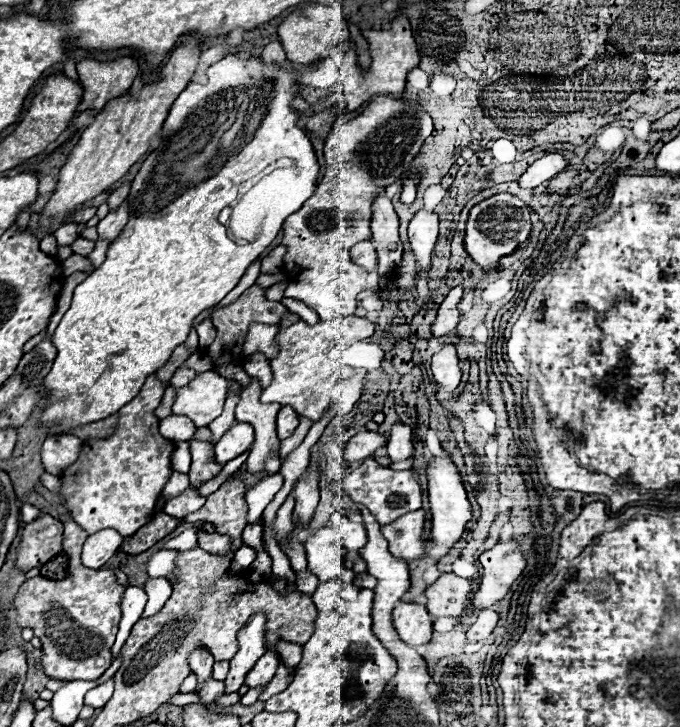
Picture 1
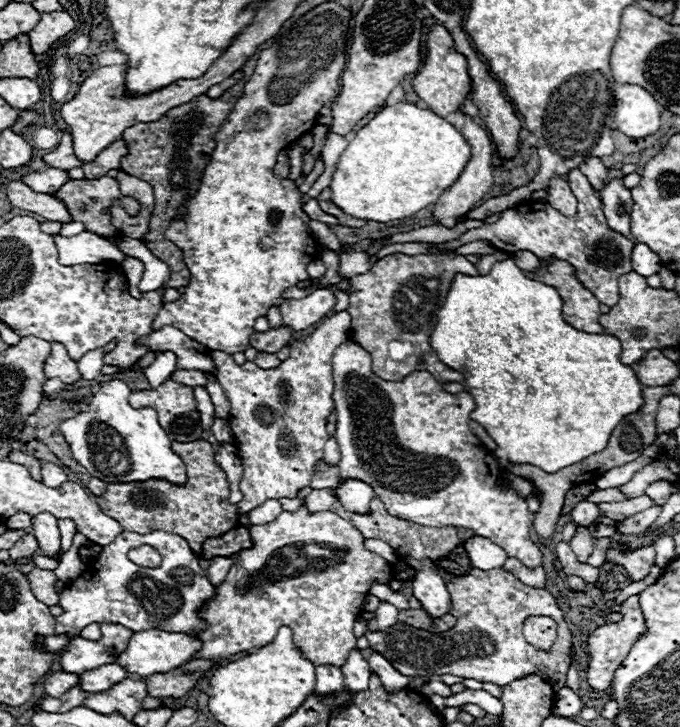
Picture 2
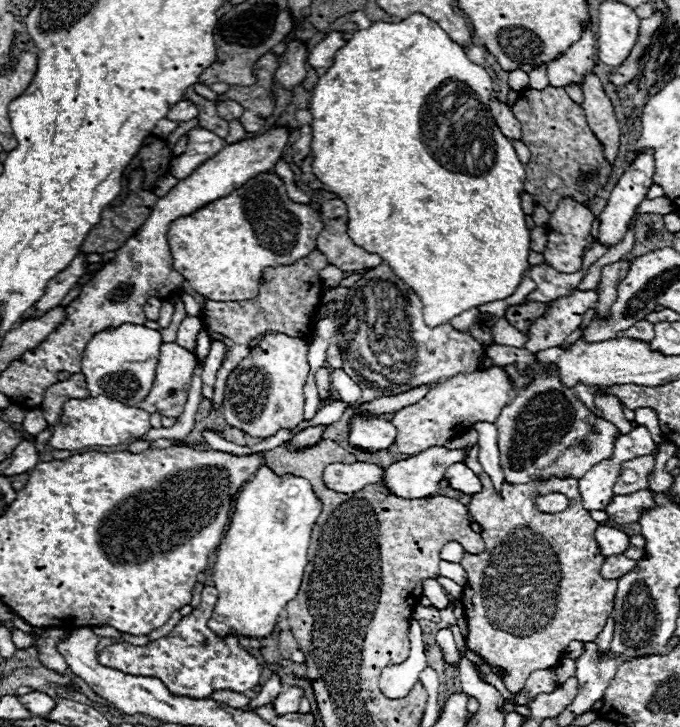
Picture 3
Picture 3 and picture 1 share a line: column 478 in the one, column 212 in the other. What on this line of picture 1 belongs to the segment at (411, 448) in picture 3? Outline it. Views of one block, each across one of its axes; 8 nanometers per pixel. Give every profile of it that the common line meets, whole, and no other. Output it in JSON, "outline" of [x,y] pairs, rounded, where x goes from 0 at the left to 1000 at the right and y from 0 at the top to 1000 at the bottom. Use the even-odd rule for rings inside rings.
{"outline":[[[312,509],[288,514],[288,520],[276,531],[259,534],[253,569],[276,572],[291,589],[306,586],[326,569],[335,531],[338,523]]]}

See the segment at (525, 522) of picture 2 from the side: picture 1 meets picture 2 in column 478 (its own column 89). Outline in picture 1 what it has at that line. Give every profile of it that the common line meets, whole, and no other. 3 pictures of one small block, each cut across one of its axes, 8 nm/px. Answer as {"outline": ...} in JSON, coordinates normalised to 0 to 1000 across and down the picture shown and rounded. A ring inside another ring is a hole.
{"outline":[[[229,514],[218,517],[209,536],[203,539],[203,545],[174,567],[176,580],[174,580],[171,594],[153,605],[126,605],[121,611],[115,633],[91,649],[88,688],[103,702],[109,718],[115,724],[121,724],[121,729],[126,729],[129,735],[138,735],[138,732],[147,732],[156,726],[168,726],[176,737],[194,737],[200,729],[206,729],[212,721],[218,721],[221,713],[226,713],[229,688],[253,652],[250,624],[256,622],[256,608],[244,605],[232,594],[235,578],[226,572],[226,564],[235,556],[235,547],[241,542],[241,534],[244,531],[229,523]]]}

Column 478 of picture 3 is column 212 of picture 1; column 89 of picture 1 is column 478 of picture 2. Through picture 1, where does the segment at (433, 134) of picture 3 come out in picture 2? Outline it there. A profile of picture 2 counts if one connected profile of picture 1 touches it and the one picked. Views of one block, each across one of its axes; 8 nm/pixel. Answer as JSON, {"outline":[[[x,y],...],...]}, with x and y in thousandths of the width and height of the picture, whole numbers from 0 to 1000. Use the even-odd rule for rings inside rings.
{"outline":[[[753,355],[729,360],[724,366],[721,377],[715,377],[715,380],[671,380],[668,382],[662,402],[659,402],[659,415],[653,415],[653,421],[647,424],[644,446],[641,446],[641,454],[635,457],[632,476],[638,479],[641,490],[656,503],[665,503],[665,509],[676,509],[685,517],[682,534],[685,534],[685,539],[694,542],[694,547],[700,553],[700,561],[691,569],[691,575],[700,578],[706,586],[712,586],[712,591],[729,608],[732,616],[726,619],[726,630],[732,633],[735,644],[741,644],[741,646],[747,644],[747,638],[782,638],[782,641],[797,644],[806,652],[815,652],[818,646],[826,646],[832,641],[856,635],[859,630],[865,630],[876,622],[885,622],[897,605],[900,591],[915,580],[915,575],[938,567],[947,558],[944,528],[938,525],[935,512],[926,503],[918,503],[909,492],[912,490],[912,470],[897,459],[862,459],[862,457],[844,454],[826,437],[826,410],[821,407],[821,402],[812,393],[803,393],[803,391],[788,388],[788,385],[776,385]]]}

